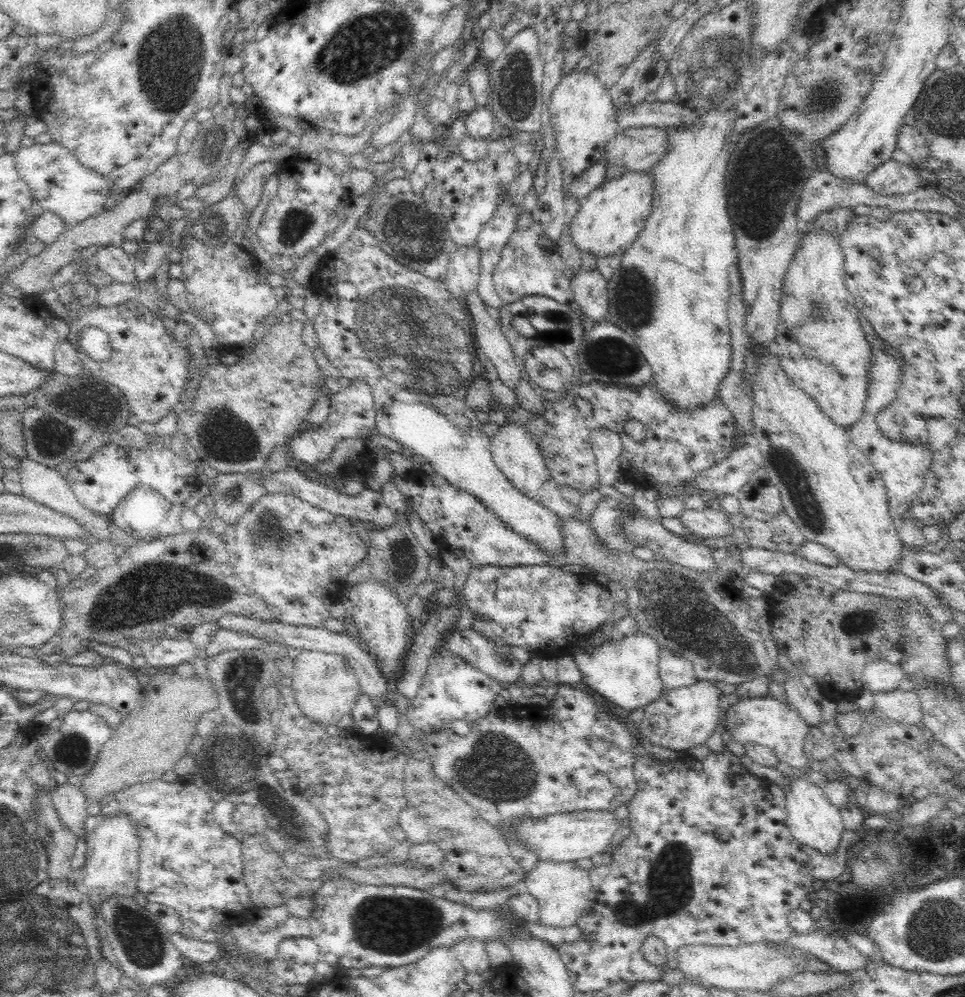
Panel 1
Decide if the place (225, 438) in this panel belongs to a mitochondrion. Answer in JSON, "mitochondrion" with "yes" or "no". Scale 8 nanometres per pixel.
{"mitochondrion":"yes"}

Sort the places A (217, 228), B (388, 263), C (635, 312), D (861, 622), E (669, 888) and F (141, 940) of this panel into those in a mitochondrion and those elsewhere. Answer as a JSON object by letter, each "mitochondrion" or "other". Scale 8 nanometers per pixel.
{"A":"mitochondrion","B":"mitochondrion","C":"mitochondrion","D":"mitochondrion","E":"mitochondrion","F":"mitochondrion"}

